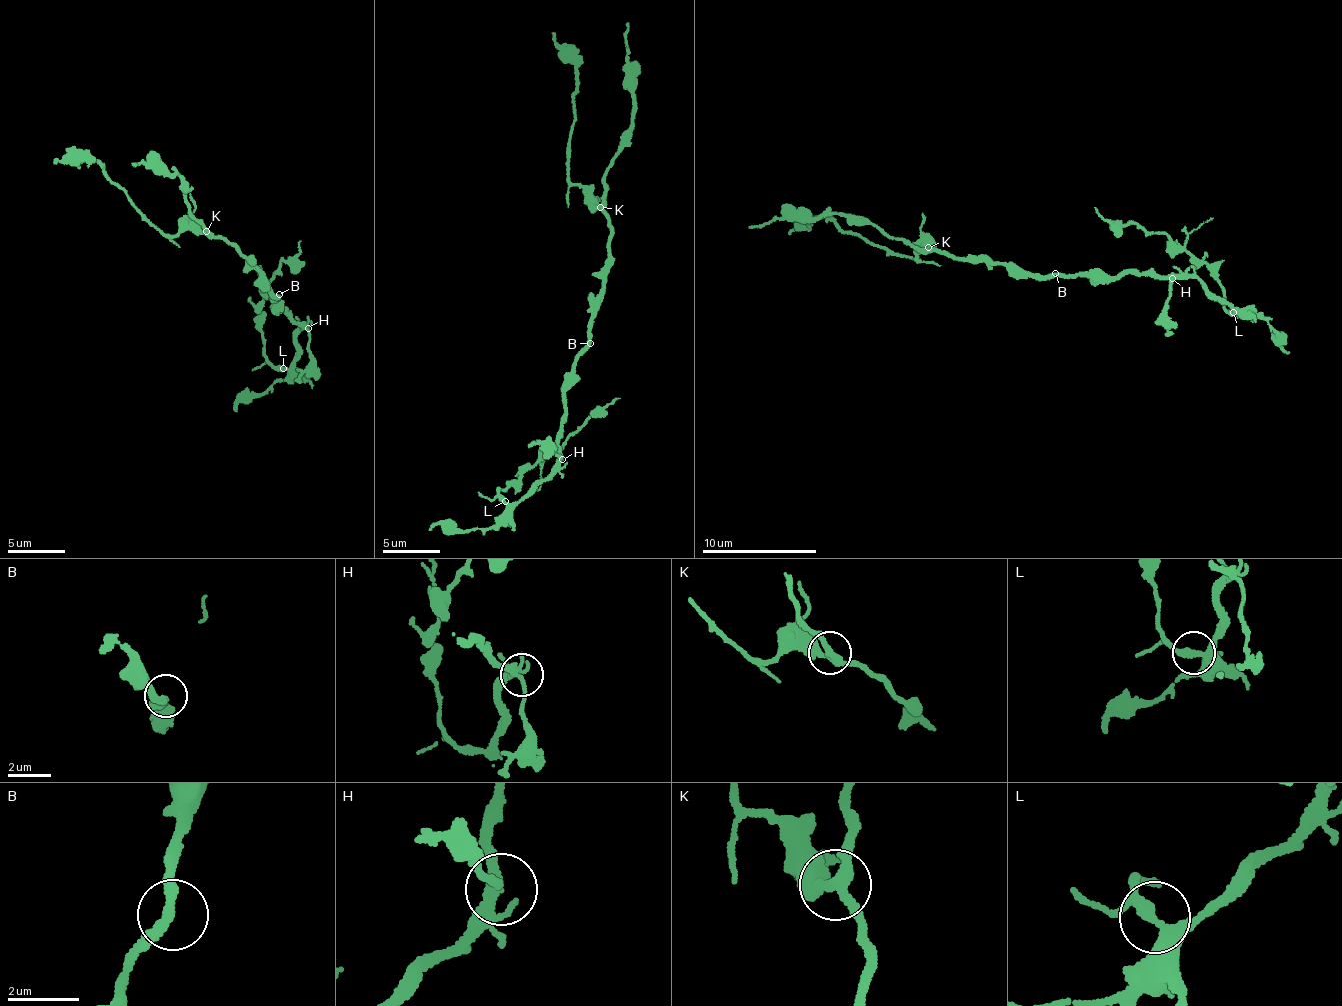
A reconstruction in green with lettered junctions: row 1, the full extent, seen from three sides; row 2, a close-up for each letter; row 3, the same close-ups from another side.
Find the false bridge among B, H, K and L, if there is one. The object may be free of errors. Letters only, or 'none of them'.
none of them

